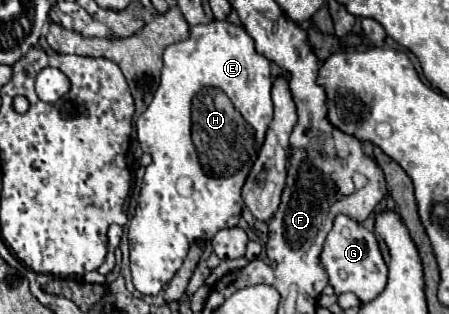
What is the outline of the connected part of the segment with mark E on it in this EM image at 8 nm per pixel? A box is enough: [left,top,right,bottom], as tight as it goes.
[129,21,273,297]

